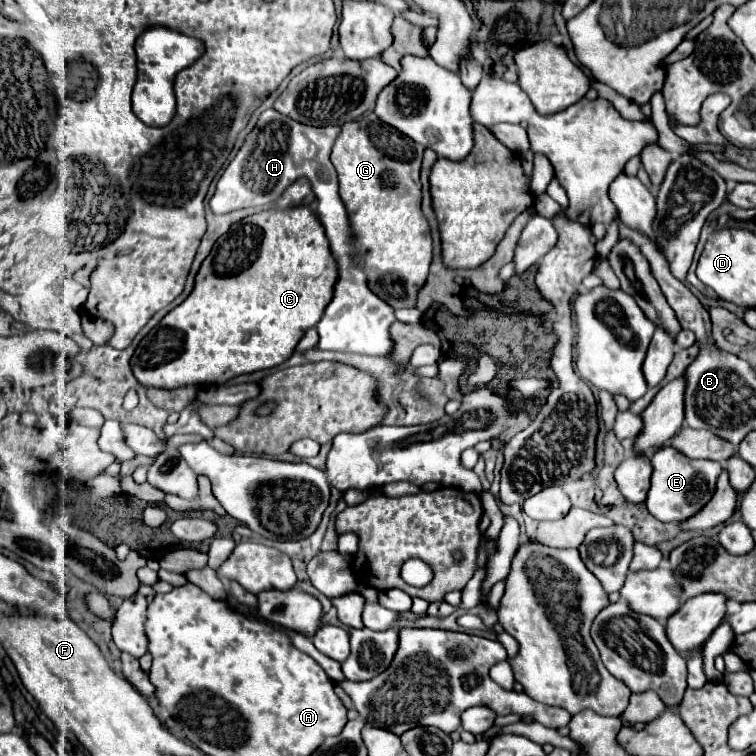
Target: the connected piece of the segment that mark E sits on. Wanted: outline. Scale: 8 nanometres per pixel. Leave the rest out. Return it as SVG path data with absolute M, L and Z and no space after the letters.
M664 446L664 450L656 450L650 458L652 462L652 484L648 490L646 506L648 512L660 522L684 522L694 516L706 502L712 498L716 480L722 472L722 466L712 460L692 460L672 446Z

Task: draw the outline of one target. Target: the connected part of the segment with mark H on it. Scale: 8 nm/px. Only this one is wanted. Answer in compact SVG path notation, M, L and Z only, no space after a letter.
M274 108L264 110L256 122L256 128L246 136L246 142L236 154L236 158L224 170L216 186L216 194L210 200L210 208L214 214L228 214L240 208L266 206L276 202L286 190L286 186L294 184L298 178L310 180L312 190L316 194L316 214L322 226L326 228L330 250L338 264L338 280L334 286L332 302L326 306L324 316L316 326L320 334L318 348L368 356L388 356L392 350L388 328L396 318L394 310L376 294L372 294L366 284L366 274L362 270L354 232L350 228L344 204L338 196L338 178L330 162L330 150L338 132L338 126L314 128L296 122L276 112Z

